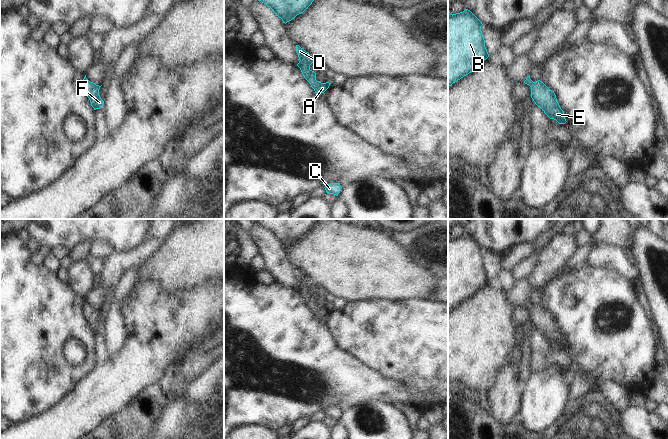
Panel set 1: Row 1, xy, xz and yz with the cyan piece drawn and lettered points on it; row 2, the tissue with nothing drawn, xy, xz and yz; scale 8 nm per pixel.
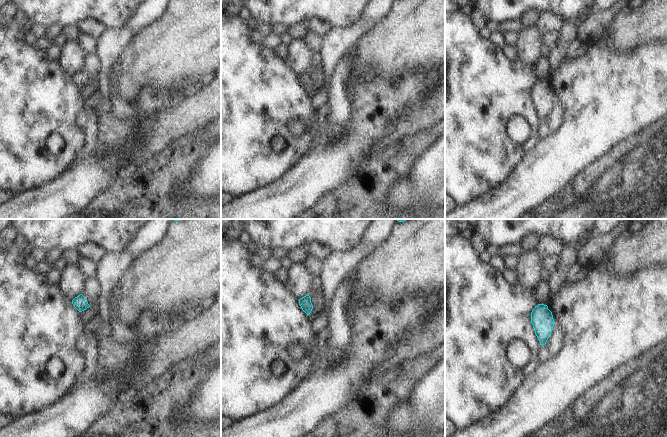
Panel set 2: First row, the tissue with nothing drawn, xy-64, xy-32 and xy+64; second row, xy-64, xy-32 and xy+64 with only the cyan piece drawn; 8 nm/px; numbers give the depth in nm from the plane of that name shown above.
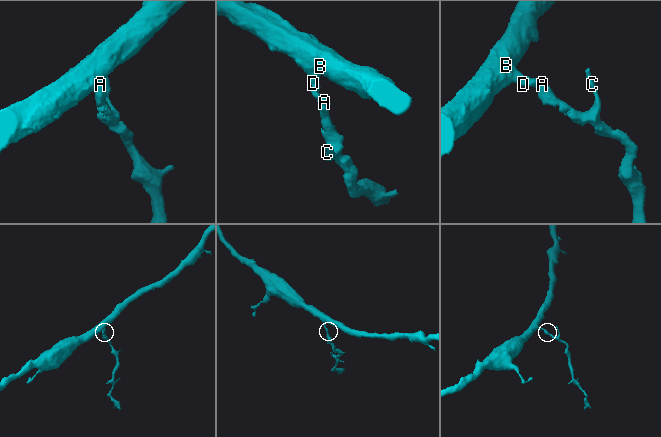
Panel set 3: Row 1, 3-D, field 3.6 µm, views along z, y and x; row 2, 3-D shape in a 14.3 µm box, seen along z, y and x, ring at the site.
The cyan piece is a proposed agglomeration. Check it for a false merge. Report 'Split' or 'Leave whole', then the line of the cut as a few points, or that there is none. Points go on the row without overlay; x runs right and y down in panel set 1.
Leave whole. No split

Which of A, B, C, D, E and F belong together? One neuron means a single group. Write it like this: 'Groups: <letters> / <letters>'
Groups: A B C D E F

